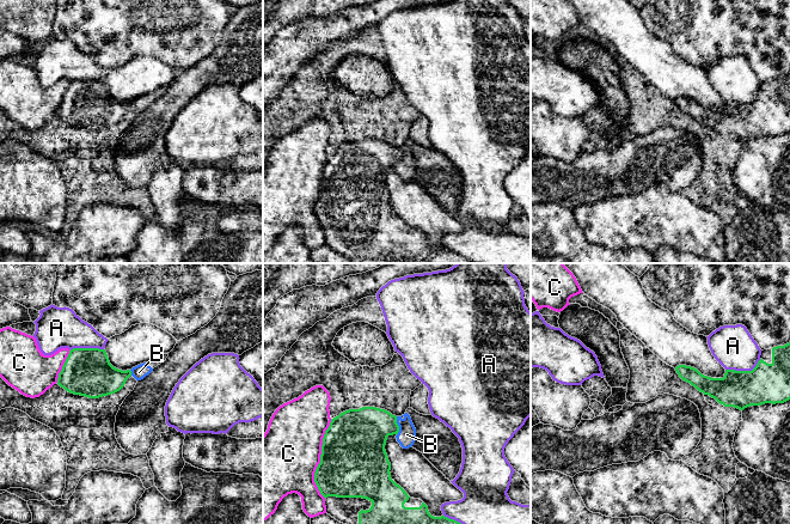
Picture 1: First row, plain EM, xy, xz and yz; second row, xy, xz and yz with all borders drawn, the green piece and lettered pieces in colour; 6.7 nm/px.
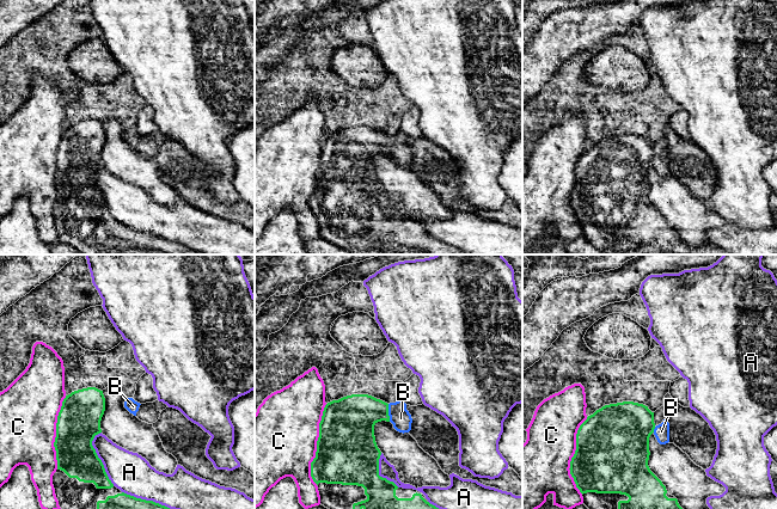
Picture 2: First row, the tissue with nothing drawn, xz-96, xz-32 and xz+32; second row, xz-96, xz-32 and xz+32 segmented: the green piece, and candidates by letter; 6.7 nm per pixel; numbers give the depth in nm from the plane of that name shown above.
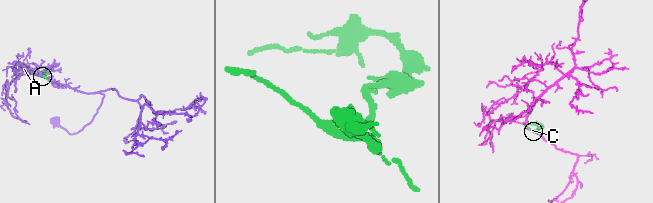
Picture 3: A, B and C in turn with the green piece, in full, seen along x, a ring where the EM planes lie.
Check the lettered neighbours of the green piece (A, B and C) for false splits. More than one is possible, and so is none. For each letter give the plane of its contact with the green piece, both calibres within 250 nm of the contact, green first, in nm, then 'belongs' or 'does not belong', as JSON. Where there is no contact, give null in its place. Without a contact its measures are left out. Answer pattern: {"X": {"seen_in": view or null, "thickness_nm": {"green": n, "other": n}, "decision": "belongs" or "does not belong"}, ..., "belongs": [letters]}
{"A": {"seen_in": "yz", "thickness_nm": {"green": 280, "other": 280}, "decision": "does not belong"}, "B": {"seen_in": "xz", "thickness_nm": {"green": 340, "other": 120}, "decision": "belongs"}, "C": {"seen_in": "xz", "thickness_nm": {"green": 460, "other": 440}, "decision": "does not belong"}, "belongs": ["B"]}

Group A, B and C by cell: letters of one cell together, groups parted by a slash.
A / B / C

